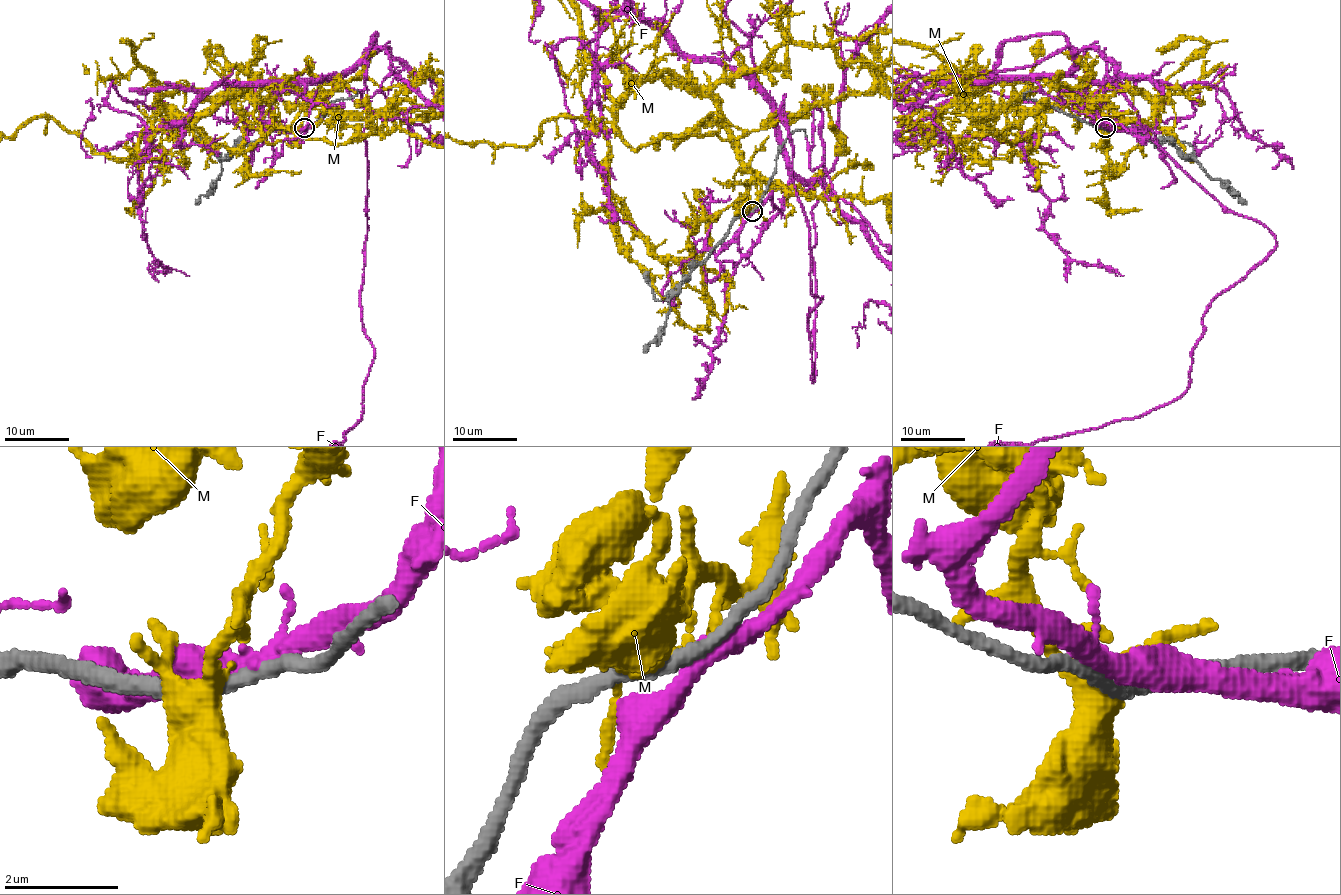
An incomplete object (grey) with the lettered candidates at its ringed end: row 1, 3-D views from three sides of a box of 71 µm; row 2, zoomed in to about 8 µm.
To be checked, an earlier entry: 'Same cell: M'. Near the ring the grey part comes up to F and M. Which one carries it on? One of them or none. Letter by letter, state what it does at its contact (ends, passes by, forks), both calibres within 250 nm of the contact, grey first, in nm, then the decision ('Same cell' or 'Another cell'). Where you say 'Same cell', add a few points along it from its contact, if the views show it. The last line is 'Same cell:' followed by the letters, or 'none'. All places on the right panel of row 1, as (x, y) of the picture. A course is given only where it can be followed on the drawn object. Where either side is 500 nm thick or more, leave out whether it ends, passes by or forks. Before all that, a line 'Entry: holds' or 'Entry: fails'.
Entry: fails
F: It forks there. Thickness 240 nm (grey) against 300 nm. Same cell. Its course: (1106, 128), (1104, 86), (1073, 75), (1091, 49), (1143, 130), (1275, 248), (1211, 303), (1178, 397)
M: It forks there. Thickness 280 nm (grey) against 440 nm. Another cell
Same cell: F

